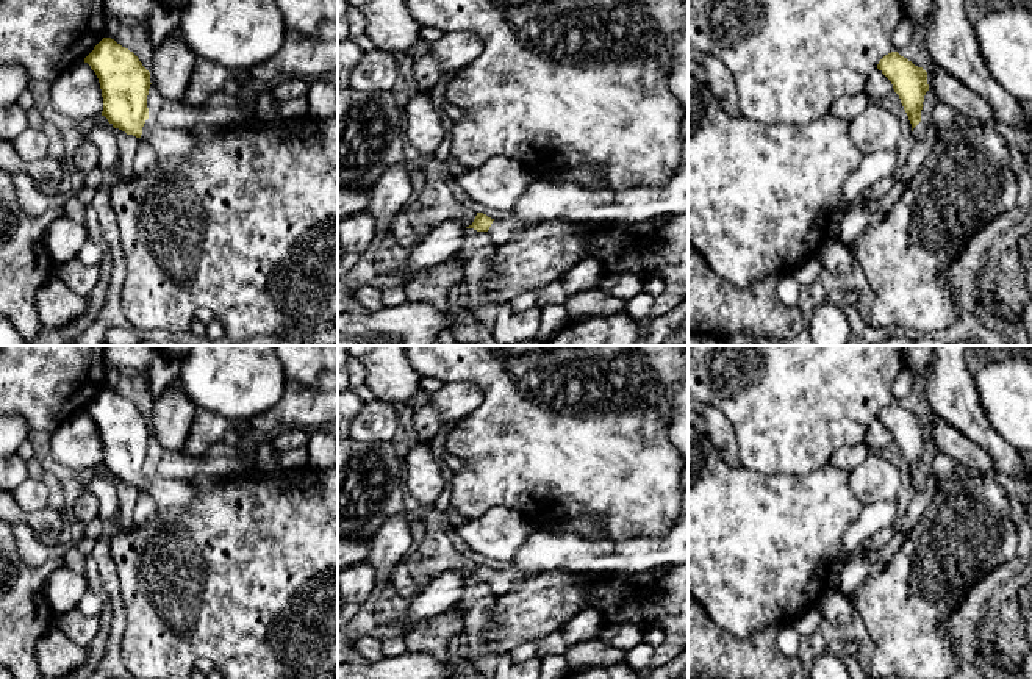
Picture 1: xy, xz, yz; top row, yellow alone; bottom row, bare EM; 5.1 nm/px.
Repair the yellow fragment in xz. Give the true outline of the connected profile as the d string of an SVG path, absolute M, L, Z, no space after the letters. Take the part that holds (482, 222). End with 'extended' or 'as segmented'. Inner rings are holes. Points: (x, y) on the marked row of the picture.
M688 23L671 50L671 64L669 89L683 111L683 158L668 185L615 191L536 178L505 219L491 219L477 213L474 222L466 228L488 232L493 244L500 246L510 239L516 227L532 227L550 221L588 225L641 224L666 214L688 214Z; extended

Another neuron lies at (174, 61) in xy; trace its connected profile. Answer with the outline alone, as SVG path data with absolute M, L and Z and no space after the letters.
M177 28L153 55L150 83L167 102L180 102L189 84L197 56L186 45L181 30Z

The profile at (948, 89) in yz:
M941 67L926 72L929 89L937 95L940 103L954 108L959 116L966 116L984 127L991 127L993 113L984 99L971 92L960 80Z

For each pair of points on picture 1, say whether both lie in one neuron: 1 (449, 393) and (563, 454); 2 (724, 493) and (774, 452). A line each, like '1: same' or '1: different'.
1: different
2: different

